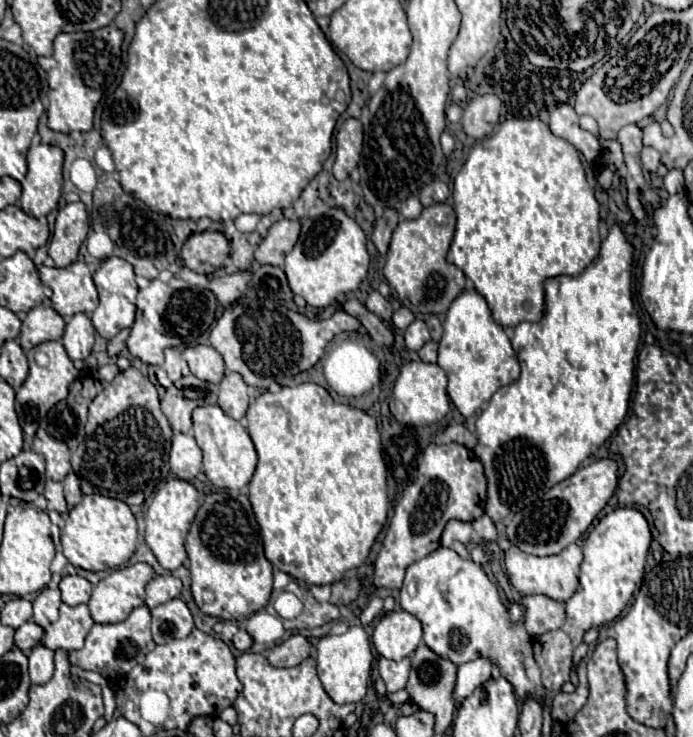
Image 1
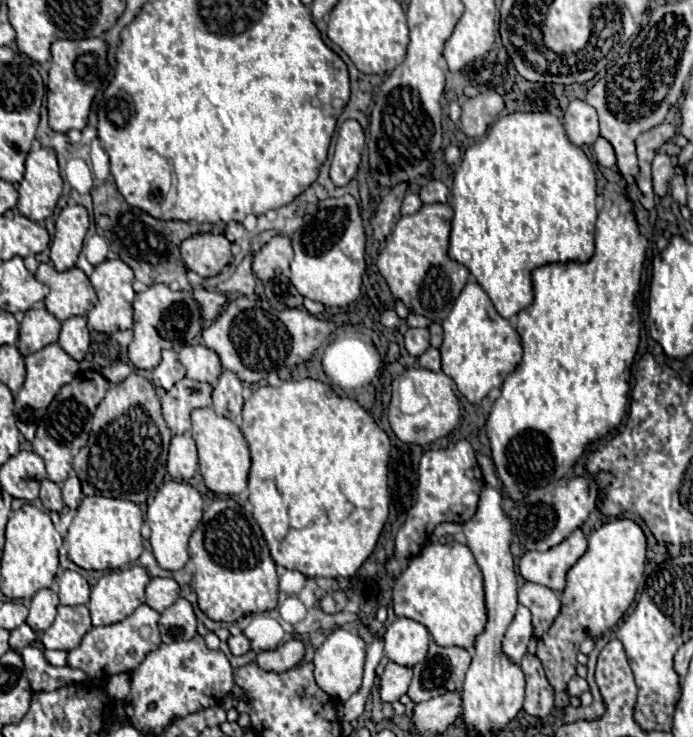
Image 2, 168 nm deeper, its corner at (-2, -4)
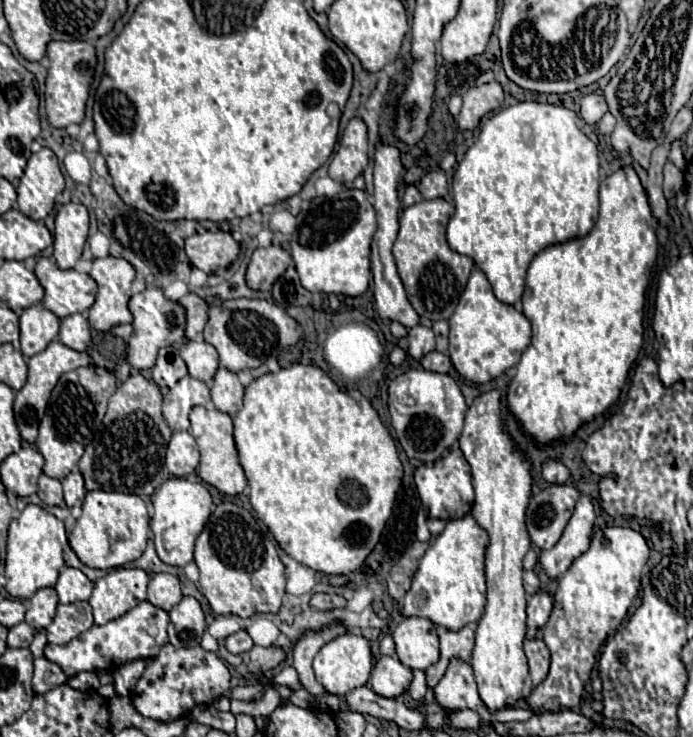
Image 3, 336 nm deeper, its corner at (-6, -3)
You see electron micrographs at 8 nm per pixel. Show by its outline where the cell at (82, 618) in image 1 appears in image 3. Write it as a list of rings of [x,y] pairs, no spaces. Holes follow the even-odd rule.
[[[78,601],[70,605],[60,603],[56,607],[54,621],[50,623],[50,627],[46,627],[46,637],[48,637],[48,643],[64,645],[74,637],[78,637],[80,633],[88,631],[92,625],[94,625],[94,619],[92,619],[92,609],[88,601]]]

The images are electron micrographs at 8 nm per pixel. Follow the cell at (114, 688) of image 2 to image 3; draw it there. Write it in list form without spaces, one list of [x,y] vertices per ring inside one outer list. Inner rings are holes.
[[[136,659],[134,663],[126,663],[122,667],[118,667],[114,671],[114,685],[116,685],[116,693],[118,695],[130,695],[130,691],[134,689],[136,681],[140,679],[142,671],[146,669],[148,661],[146,659]]]

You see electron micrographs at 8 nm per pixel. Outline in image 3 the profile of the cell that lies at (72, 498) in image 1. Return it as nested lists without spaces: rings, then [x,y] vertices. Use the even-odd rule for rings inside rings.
[[[72,471],[62,479],[64,485],[64,501],[68,507],[80,507],[86,497],[86,487],[80,471]]]

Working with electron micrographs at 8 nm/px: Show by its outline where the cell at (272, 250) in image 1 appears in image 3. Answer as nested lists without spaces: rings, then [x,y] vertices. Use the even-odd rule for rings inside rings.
[[[280,245],[258,247],[246,271],[246,285],[252,291],[270,291],[274,281],[290,267],[290,253]]]

